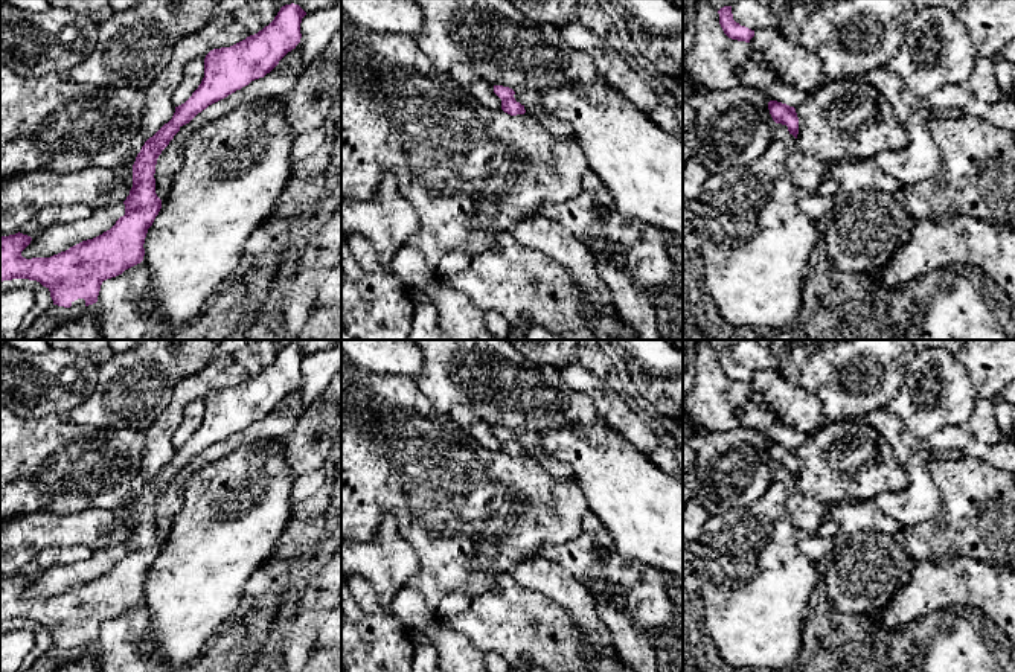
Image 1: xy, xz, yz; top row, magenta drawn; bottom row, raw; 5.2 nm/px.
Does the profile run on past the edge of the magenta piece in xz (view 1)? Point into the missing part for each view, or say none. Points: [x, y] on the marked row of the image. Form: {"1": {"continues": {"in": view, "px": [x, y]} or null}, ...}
{"1": {"continues": null}}

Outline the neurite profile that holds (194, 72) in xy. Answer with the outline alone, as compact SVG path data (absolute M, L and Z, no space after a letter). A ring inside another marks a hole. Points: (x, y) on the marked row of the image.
M192 59L183 72L183 79L172 94L174 105L184 104L204 78L204 59Z

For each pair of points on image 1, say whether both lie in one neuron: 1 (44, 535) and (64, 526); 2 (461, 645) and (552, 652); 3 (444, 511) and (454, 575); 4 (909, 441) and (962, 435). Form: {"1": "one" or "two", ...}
{"1": "one", "2": "two", "3": "one", "4": "one"}

